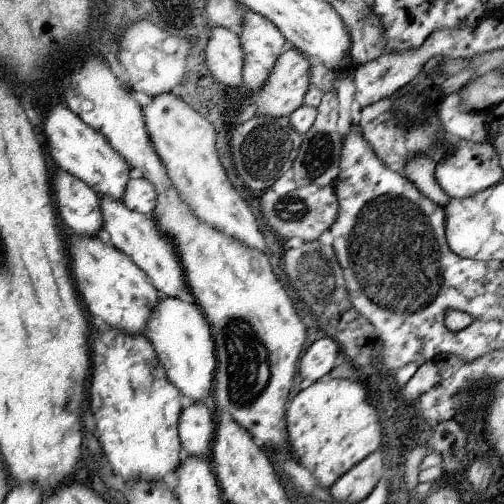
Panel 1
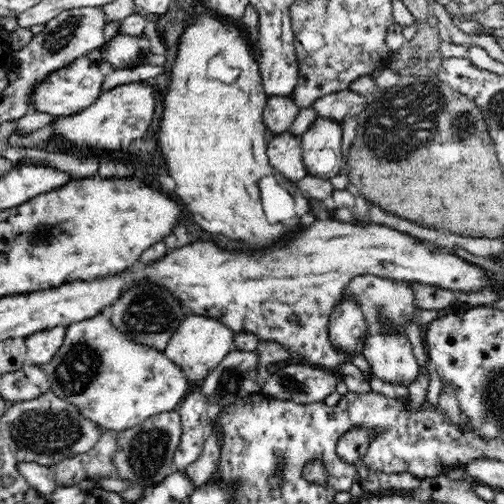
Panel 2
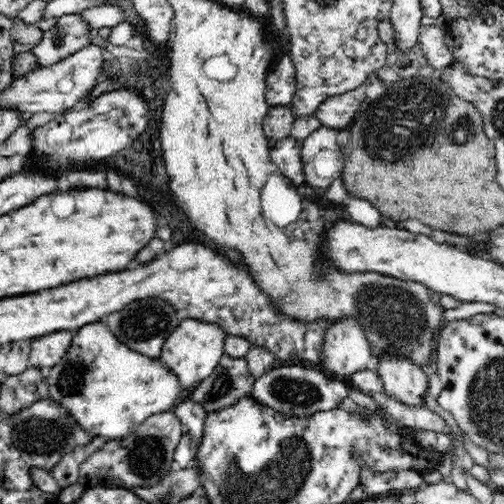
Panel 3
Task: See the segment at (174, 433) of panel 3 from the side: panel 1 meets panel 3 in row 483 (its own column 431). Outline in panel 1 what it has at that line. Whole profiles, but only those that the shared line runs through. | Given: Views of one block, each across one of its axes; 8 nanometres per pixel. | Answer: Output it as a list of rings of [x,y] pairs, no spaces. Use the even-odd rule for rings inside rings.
[[[417,74],[407,86],[397,90],[393,96],[383,98],[371,106],[365,106],[361,110],[361,124],[357,128],[363,134],[363,138],[371,144],[375,154],[383,160],[383,164],[387,164],[395,172],[401,172],[403,166],[407,166],[419,156],[429,156],[435,162],[443,162],[445,158],[455,154],[457,144],[459,144],[457,138],[447,136],[447,132],[441,128],[439,112],[441,112],[443,98],[445,96],[439,90],[439,80],[433,80],[425,74]],[[411,96],[415,96],[417,102],[421,104],[415,116],[407,116],[405,112],[399,110],[399,102]]]

